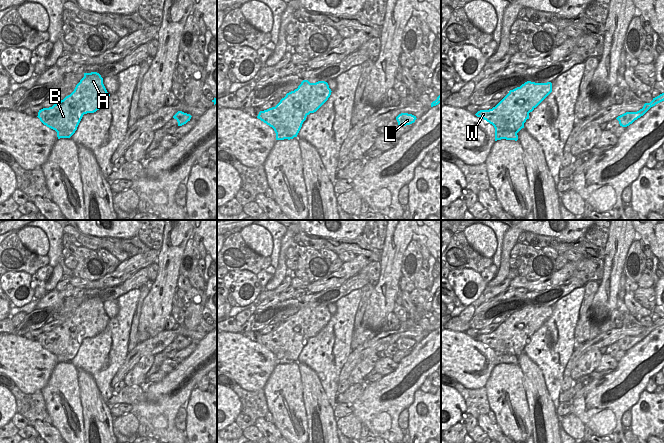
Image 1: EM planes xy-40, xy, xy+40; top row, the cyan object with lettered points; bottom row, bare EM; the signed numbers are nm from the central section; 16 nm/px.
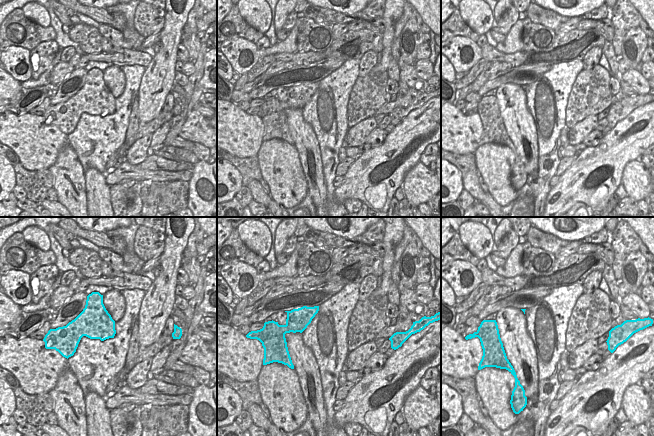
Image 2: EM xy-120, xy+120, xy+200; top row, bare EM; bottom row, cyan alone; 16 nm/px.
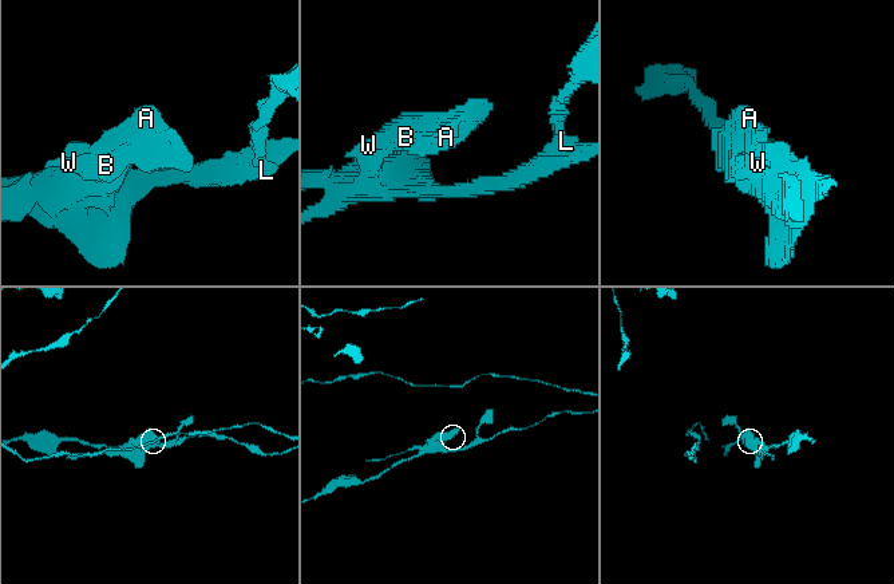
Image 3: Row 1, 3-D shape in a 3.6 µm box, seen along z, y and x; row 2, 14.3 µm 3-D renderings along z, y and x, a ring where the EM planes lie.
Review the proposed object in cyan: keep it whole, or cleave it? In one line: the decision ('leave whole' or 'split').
split

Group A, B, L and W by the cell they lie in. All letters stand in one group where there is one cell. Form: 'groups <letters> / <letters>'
groups A B W / L

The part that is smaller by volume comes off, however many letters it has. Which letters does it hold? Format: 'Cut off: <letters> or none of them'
Cut off: A, B, W

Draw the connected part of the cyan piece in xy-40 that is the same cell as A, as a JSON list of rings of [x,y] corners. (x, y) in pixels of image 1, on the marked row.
[[[84,73],[84,77],[70,95],[52,107],[39,110],[37,117],[47,127],[71,137],[83,115],[102,108],[109,96],[99,73]]]

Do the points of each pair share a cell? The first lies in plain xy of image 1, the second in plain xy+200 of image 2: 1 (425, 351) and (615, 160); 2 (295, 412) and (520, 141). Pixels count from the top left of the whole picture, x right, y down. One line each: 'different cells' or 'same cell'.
1: same cell
2: different cells

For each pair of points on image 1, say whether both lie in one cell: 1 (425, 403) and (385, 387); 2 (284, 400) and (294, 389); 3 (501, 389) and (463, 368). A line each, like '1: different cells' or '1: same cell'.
1: different cells
2: same cell
3: different cells

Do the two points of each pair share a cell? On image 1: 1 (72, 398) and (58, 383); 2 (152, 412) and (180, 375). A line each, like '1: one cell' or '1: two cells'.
1: one cell
2: one cell

